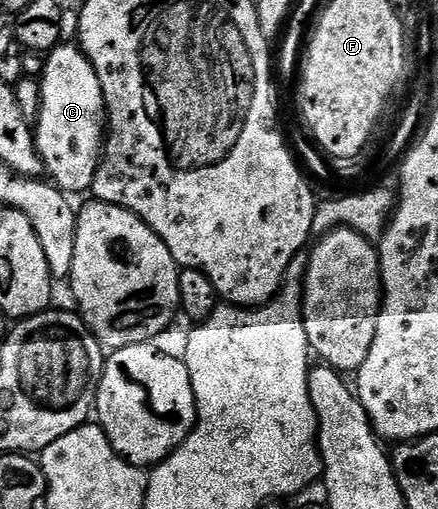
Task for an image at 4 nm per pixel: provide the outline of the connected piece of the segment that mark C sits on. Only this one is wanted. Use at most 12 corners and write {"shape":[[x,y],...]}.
{"shape":[[73,42],[45,56],[35,139],[62,192],[93,187],[103,90]]}

